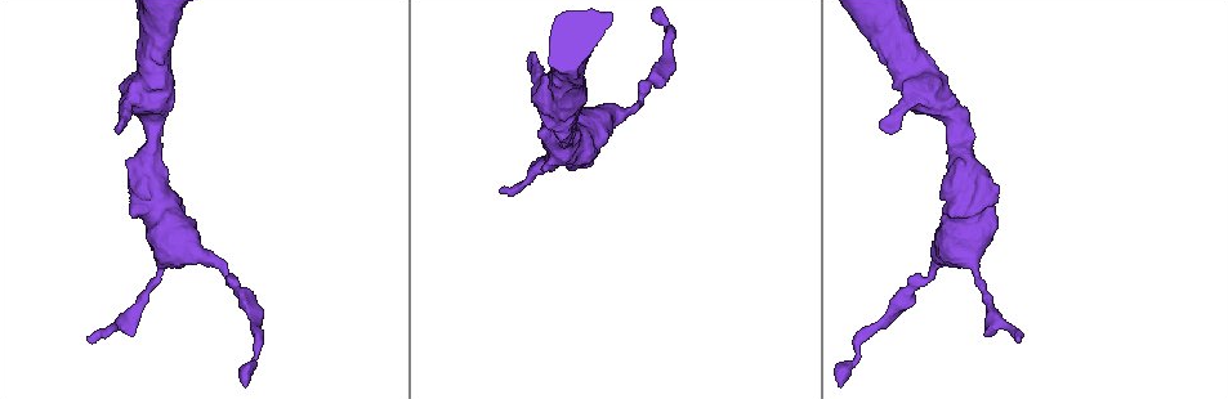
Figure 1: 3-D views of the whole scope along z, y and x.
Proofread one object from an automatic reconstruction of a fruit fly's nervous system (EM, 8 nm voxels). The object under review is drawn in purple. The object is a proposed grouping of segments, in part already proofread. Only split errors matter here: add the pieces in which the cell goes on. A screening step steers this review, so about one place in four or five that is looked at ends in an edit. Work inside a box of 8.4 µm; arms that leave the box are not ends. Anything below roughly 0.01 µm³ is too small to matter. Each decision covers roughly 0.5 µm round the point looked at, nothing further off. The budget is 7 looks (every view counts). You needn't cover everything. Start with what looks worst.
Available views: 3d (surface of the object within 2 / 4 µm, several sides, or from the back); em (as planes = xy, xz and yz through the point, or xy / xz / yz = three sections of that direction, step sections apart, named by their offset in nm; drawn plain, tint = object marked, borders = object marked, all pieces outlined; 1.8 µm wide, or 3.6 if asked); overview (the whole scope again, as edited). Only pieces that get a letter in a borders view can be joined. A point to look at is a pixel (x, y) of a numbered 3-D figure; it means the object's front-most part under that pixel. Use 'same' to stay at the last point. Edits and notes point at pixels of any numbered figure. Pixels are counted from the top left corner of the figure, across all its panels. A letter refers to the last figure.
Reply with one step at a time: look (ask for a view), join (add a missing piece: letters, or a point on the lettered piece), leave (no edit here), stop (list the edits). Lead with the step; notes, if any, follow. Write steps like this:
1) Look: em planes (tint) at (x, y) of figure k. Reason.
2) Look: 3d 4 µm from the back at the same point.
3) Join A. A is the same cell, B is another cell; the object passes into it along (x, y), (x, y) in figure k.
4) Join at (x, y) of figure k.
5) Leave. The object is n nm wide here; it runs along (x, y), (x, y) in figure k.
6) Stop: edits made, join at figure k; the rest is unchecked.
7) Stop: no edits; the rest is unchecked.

Look: em yz step 8 (borders) at (502, 187) of figure 1. Free end.

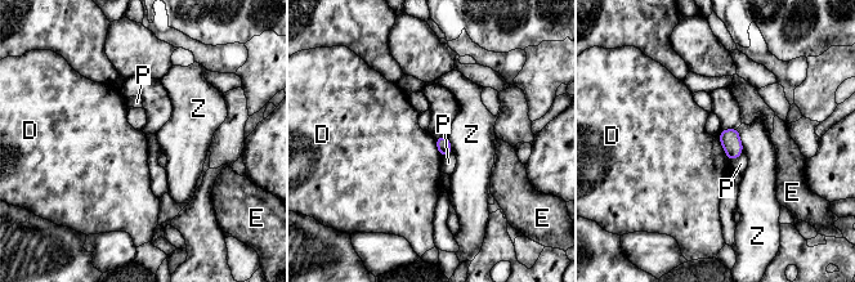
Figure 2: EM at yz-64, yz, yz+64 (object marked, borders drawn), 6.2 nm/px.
Look: em xz step 8 (borders) at the same point.

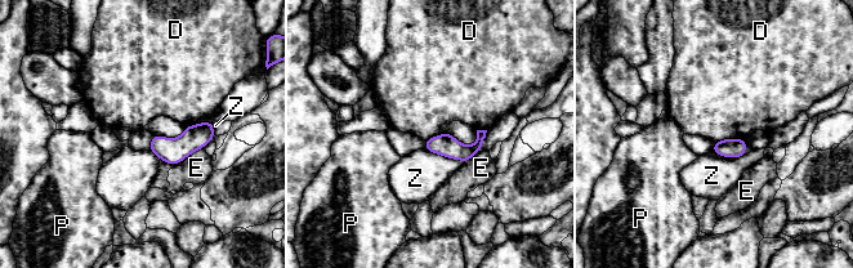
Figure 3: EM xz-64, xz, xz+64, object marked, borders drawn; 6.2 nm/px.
Leave. D, E, P and Z are other cells; it runs along (482, 133), (472, 150), (428, 146) in figure 3; no lettered piece goes on from it.

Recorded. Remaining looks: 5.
Look: 3d 2 µm at (116, 130) of figure 1. Branch stops here.

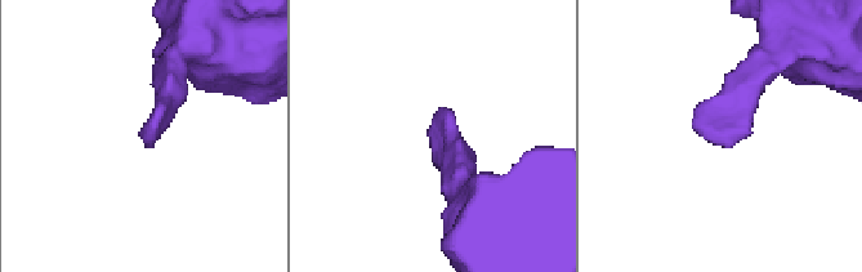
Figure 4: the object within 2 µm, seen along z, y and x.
Look: em yz step 8 (tint) at (693, 127) of figure 4. Now the EM.

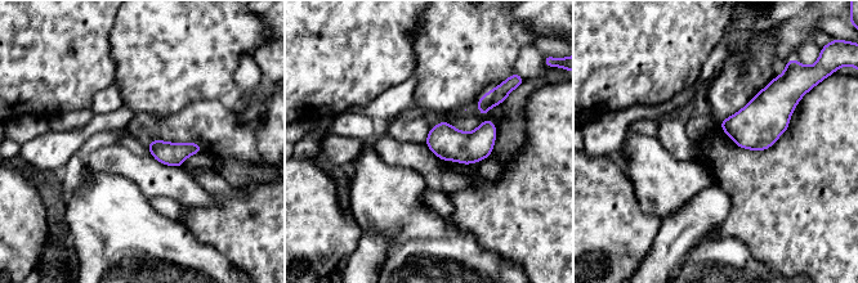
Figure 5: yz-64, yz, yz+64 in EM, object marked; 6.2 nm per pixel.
Look: em planes (borders) at the same point. Another direction.

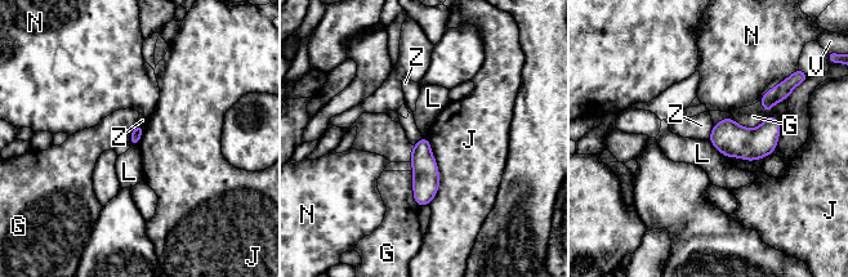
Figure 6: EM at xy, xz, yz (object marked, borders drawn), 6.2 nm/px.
Leave. G, J, L, N, V and Z are other cells; a border runs along (708, 141), (726, 156) in figure 6; no lettered piece goes on from it.

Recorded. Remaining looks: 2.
Look: 3d 2 µm at (258, 355) of figure 1. A narrow waist.

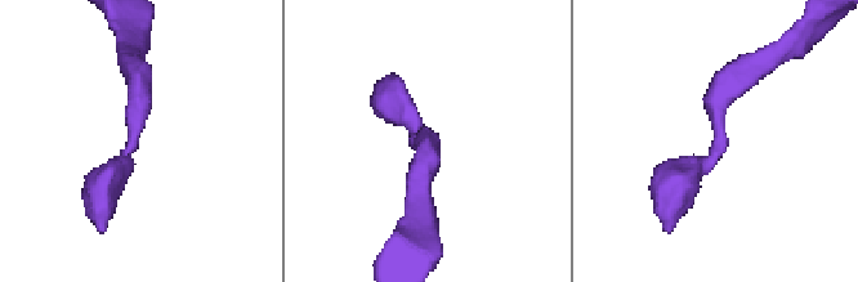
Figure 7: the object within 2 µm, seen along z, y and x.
Look: em planes (borders) at (423, 139) of figure 7. Shape alone is not enough.

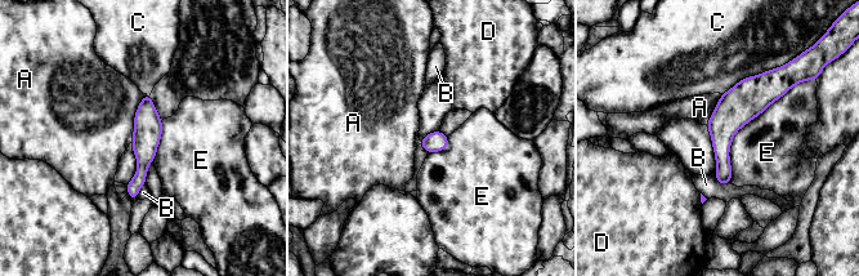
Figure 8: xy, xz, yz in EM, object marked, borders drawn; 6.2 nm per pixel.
Leave. The object is 120 nm wide here; A, B, C, D and E are other cells; no lettered piece goes on from it.

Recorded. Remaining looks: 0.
Stop: no edits; the rest is unchecked.

